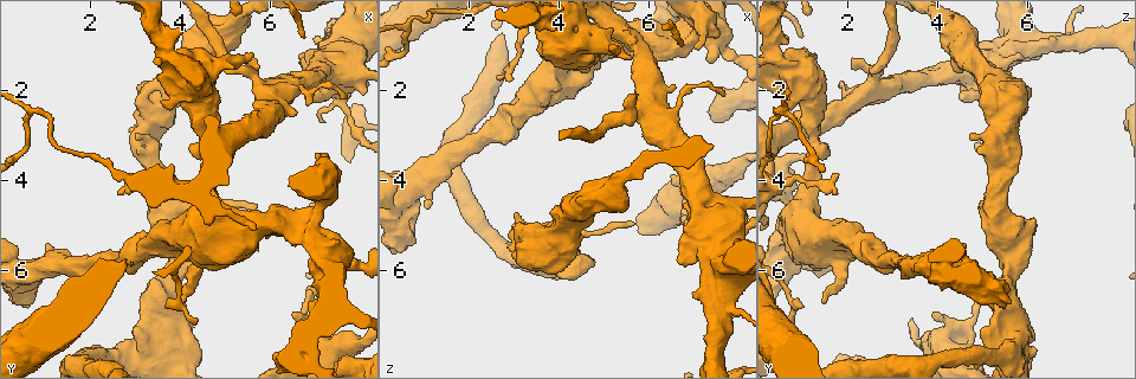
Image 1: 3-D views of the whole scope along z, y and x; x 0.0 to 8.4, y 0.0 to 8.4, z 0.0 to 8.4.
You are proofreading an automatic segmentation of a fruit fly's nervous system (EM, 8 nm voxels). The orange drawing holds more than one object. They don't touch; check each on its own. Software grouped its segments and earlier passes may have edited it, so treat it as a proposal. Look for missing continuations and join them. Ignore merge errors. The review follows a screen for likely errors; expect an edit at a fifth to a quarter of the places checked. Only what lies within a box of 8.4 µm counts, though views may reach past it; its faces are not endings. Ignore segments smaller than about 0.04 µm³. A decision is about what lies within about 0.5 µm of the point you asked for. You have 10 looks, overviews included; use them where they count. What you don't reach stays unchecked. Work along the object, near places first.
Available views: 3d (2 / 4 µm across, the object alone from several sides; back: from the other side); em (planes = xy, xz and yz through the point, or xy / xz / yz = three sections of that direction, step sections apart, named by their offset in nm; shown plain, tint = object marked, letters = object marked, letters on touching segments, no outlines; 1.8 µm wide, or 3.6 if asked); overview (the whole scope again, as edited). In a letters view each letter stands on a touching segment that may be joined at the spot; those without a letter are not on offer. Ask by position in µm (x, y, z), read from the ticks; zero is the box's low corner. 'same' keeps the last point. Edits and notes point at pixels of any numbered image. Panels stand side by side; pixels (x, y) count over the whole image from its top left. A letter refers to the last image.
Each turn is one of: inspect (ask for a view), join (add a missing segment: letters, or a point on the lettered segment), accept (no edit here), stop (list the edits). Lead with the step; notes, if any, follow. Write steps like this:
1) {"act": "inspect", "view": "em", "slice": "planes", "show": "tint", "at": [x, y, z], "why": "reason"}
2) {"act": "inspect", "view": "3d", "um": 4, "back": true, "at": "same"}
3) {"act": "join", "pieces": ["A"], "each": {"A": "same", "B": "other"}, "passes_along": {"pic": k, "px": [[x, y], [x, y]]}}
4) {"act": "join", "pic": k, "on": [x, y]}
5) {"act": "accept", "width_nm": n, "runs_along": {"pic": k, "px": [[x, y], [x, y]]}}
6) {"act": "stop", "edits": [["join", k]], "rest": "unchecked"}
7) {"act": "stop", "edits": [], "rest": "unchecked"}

{"act": "inspect", "view": "em", "um": 3.6, "slice": "planes", "show": "plain", "at": [3.65, 6.90, 5.50], "why": "thick turns thin"}

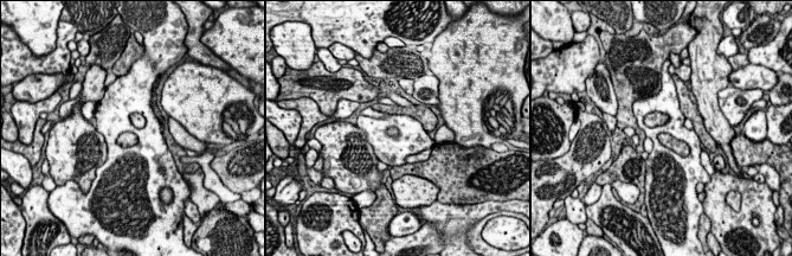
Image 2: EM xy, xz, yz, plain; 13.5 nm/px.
{"act": "inspect", "view": "em", "um": 3.6, "slice": "planes", "show": "tint", "at": "same"}

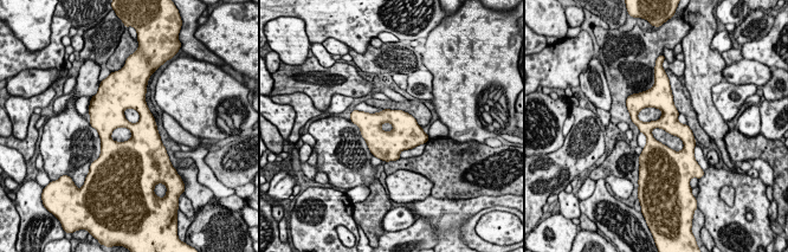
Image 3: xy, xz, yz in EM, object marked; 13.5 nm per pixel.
{"act": "inspect", "view": "em", "um": 3.6, "slice": "planes", "show": "letters", "at": "same", "why": "what lies round it"}

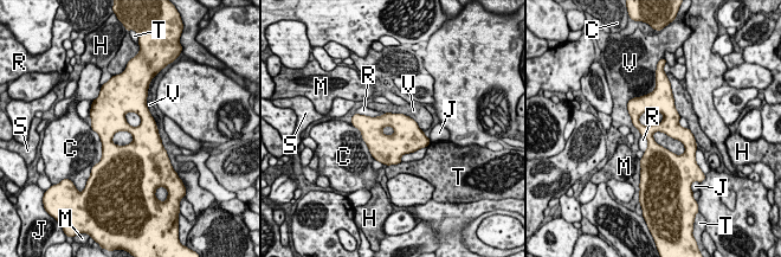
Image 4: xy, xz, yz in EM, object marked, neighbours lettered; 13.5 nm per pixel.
{"act": "accept", "longest_contact_nm": ["V", 600], "each": {"C": "other", "H": "other", "J": "other", "M": "other", "R": "other", "S": "other", "T": "other", "V": "other"}, "runs_along": {"pic": 4, "px": [[659, 97], [666, 120], [651, 133], [657, 166]]}, "found": "none of them fits"}

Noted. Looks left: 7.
{"act": "inspect", "view": "em", "slice": "planes", "show": "letters", "at": [3.55, 1.75, 5.60], "why": "branch stops here"}

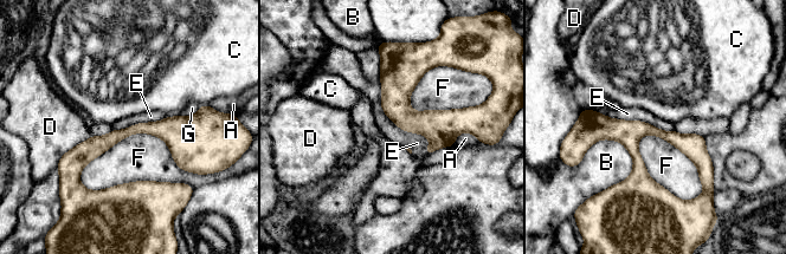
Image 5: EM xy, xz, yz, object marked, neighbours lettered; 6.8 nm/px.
{"act": "accept", "each": {"A": "other", "B": "other", "C": "other", "D": "other", "E": "other", "F": "other", "G": "other"}, "border": {"pic": 5, "px": [[593, 109], [672, 130]]}, "found": "none of them fits"}

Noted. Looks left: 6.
{"act": "inspect", "view": "3d", "um": 4, "at": [0.55, 6.05, 4.15], "why": "three-way junction"}

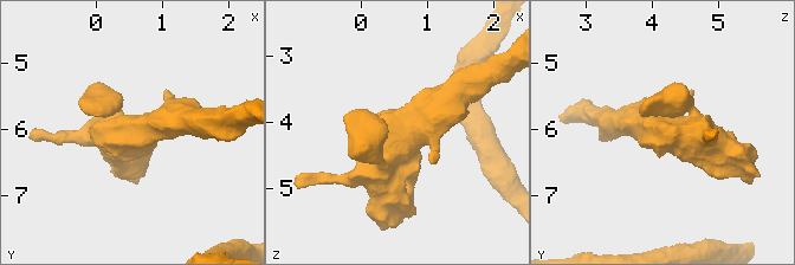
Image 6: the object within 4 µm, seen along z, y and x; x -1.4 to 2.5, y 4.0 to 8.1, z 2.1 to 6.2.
{"act": "inspect", "view": "em", "um": 3.6, "slice": "planes", "show": "letters", "at": [0.60, 6.05, 4.15], "why": "now the EM"}

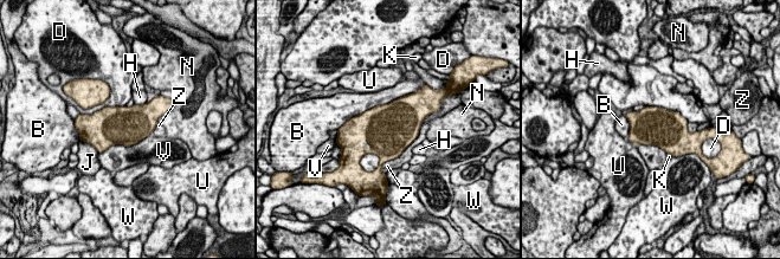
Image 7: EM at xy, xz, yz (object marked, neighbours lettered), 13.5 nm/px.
{"act": "accept", "each": {"B": "other", "D": "other", "H": "other", "J": "other", "K": "other", "N": "other", "U": "other", "V": "other", "W": "other", "Z": "other"}, "border": {"pic": 7, "px": [[152, 133], [98, 153]]}, "found": "none of them fits"}

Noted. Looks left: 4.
{"act": "inspect", "view": "em", "slice": "planes", "show": "letters", "at": [6.55, 7.05, 3.80], "why": "stops while still wide"}

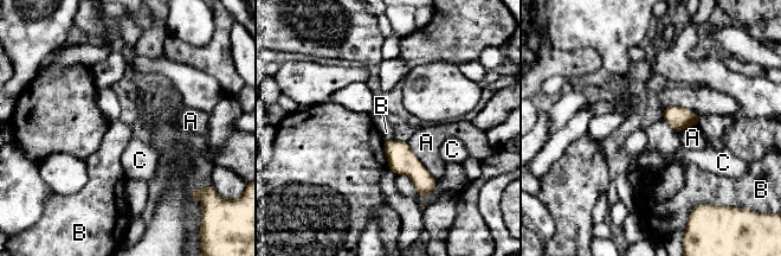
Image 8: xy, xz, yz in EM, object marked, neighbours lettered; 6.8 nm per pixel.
{"act": "accept", "each": {"A": "other", "B": "other", "C": "other"}, "border": {"pic": 8, "px": [[663, 119], [678, 133]]}, "found": "none of them fits"}

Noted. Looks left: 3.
{"act": "stop", "edits": [], "rest": "unchecked"}

